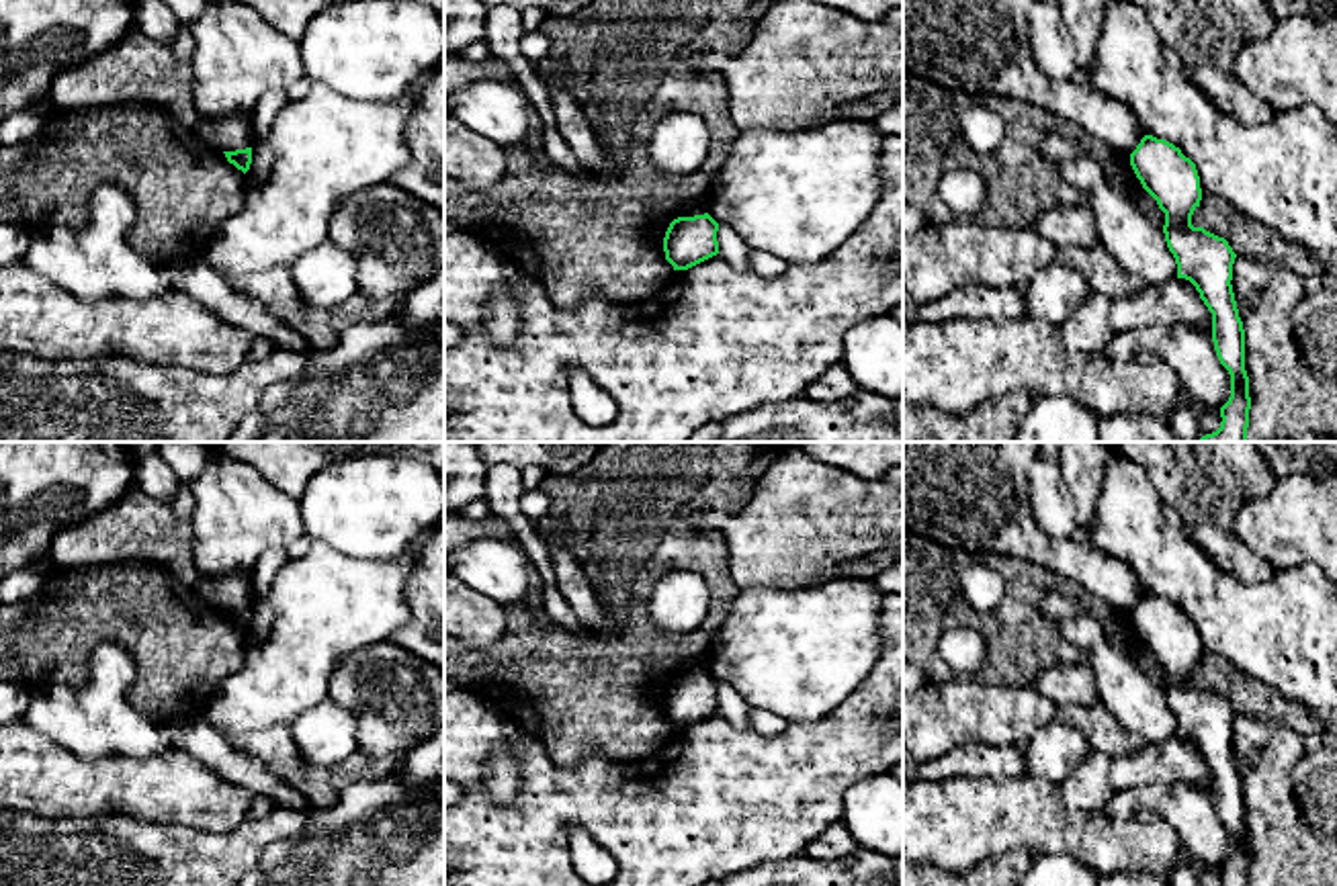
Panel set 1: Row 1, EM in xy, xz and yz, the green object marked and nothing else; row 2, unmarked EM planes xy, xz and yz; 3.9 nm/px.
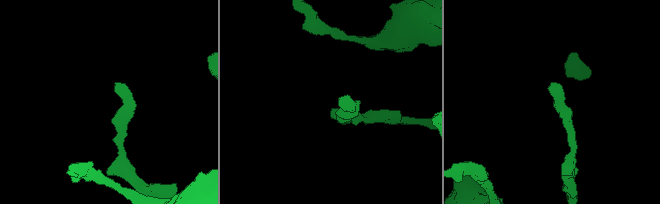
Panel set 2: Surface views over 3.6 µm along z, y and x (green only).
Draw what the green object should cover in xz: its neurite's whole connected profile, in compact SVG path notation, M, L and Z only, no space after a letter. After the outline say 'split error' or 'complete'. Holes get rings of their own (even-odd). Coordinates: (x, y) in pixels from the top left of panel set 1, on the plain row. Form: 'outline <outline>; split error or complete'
outline M708 673L678 675L663 696L665 718L674 728L688 728L719 712L719 681Z; complete

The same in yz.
outline M1145 593L1130 612L1130 624L1165 671L1163 692L1177 722L1177 737L1190 739L1212 771L1214 808L1231 833L1231 855L1220 866L1220 886L1249 886L1245 788L1231 743L1237 712L1224 696L1192 683L1202 647L1196 622L1179 606Z; complete

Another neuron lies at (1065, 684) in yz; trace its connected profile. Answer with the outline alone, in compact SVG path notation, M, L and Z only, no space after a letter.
M1083 663L1044 669L1034 677L1032 683L1042 696L1050 698L1056 706L1091 706L1099 700L1095 675Z

